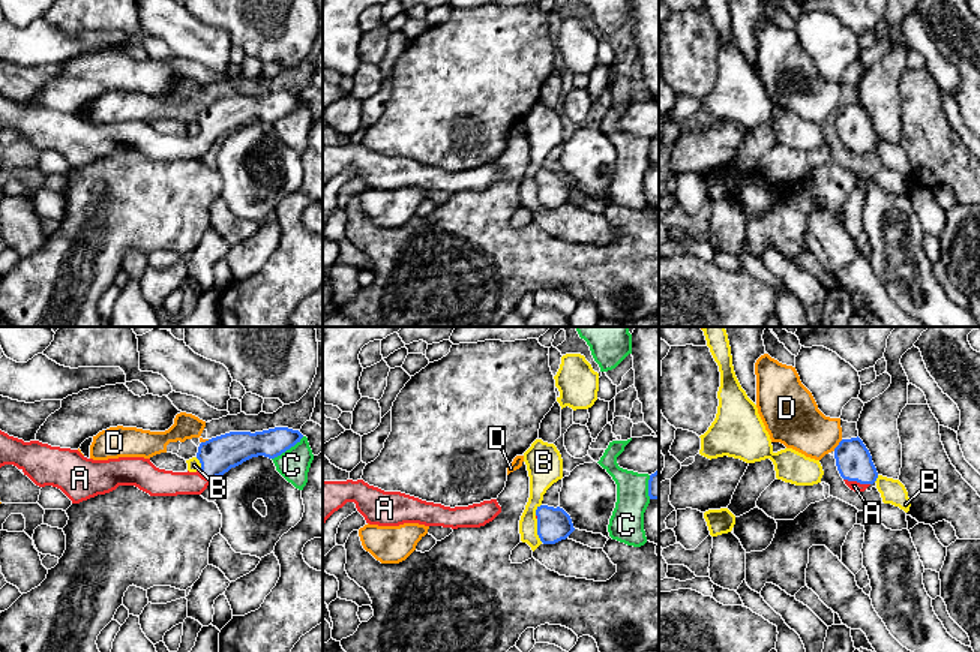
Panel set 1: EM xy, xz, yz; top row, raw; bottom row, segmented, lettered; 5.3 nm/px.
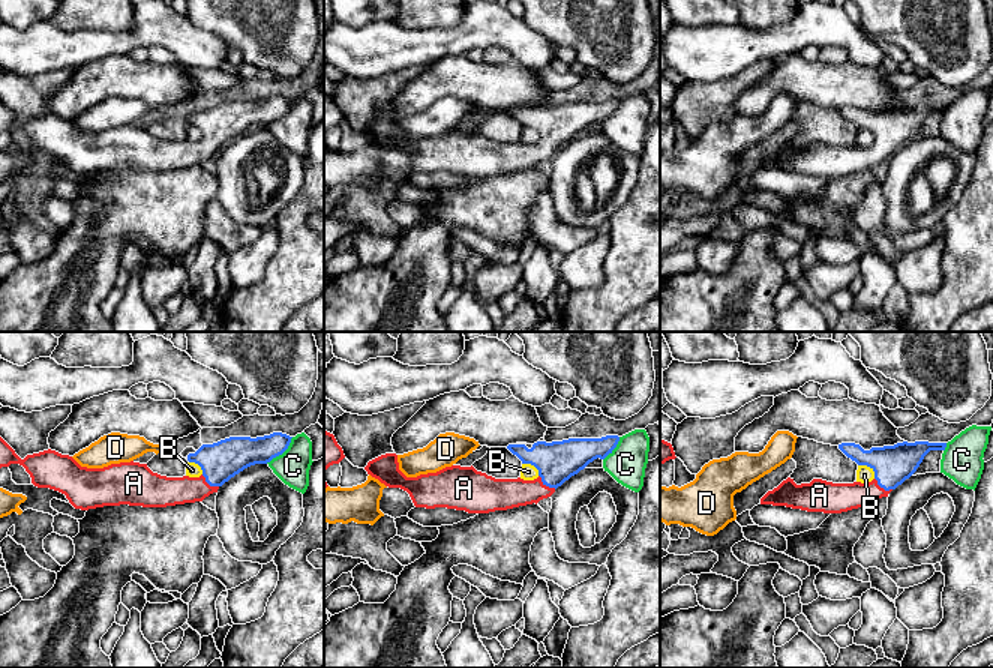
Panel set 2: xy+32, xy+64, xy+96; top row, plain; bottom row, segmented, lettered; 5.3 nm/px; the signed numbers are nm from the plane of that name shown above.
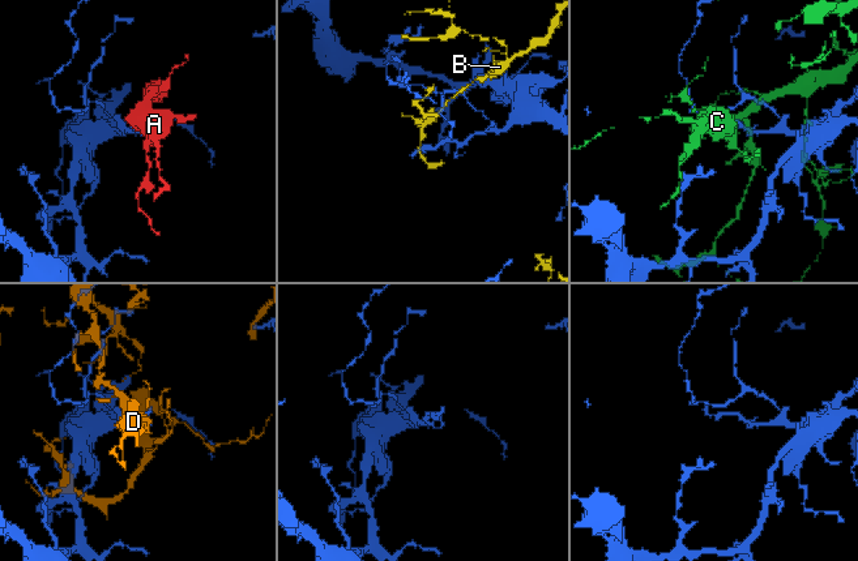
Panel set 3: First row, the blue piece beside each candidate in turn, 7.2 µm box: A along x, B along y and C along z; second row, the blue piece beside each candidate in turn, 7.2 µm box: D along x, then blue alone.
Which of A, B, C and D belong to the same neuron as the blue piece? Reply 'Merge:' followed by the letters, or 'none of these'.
Merge: A

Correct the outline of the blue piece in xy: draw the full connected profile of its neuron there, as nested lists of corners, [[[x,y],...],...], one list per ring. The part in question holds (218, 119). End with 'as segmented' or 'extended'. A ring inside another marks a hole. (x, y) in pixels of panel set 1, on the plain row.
[[[288,91],[230,96],[200,108],[197,123],[201,132],[197,136],[173,136],[156,132],[144,121],[93,124],[78,114],[24,106],[0,94],[0,132],[17,130],[36,150],[60,153],[72,168],[110,157],[119,150],[135,150],[150,160],[201,159],[213,142],[231,132],[258,120],[275,123],[302,102],[299,94]]] | extended

